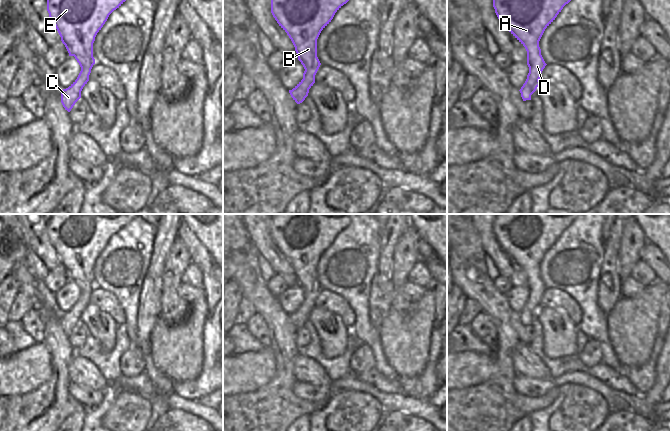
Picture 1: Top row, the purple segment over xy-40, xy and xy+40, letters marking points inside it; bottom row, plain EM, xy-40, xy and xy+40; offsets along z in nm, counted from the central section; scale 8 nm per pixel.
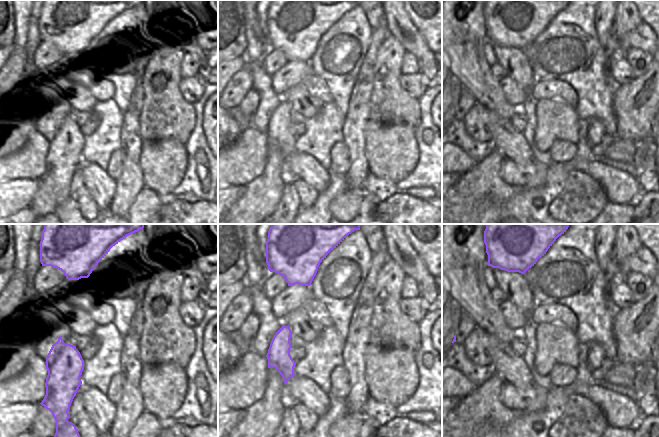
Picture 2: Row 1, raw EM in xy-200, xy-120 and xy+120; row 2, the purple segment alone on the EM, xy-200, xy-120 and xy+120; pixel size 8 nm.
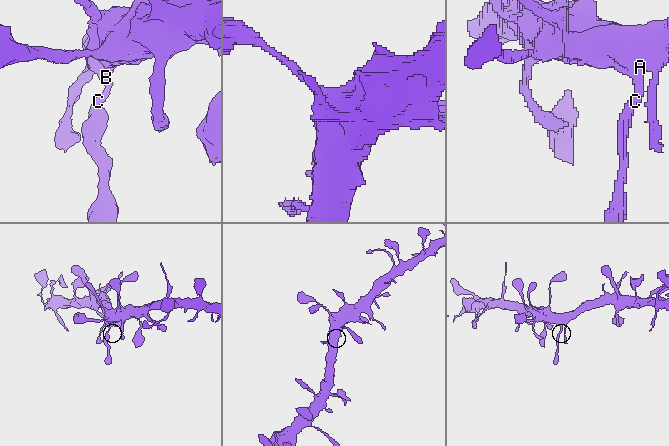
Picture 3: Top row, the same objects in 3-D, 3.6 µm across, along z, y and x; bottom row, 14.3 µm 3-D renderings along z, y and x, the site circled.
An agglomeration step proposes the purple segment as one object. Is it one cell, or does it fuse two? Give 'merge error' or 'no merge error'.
no merge error

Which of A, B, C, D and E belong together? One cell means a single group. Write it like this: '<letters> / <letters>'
A B C D E

